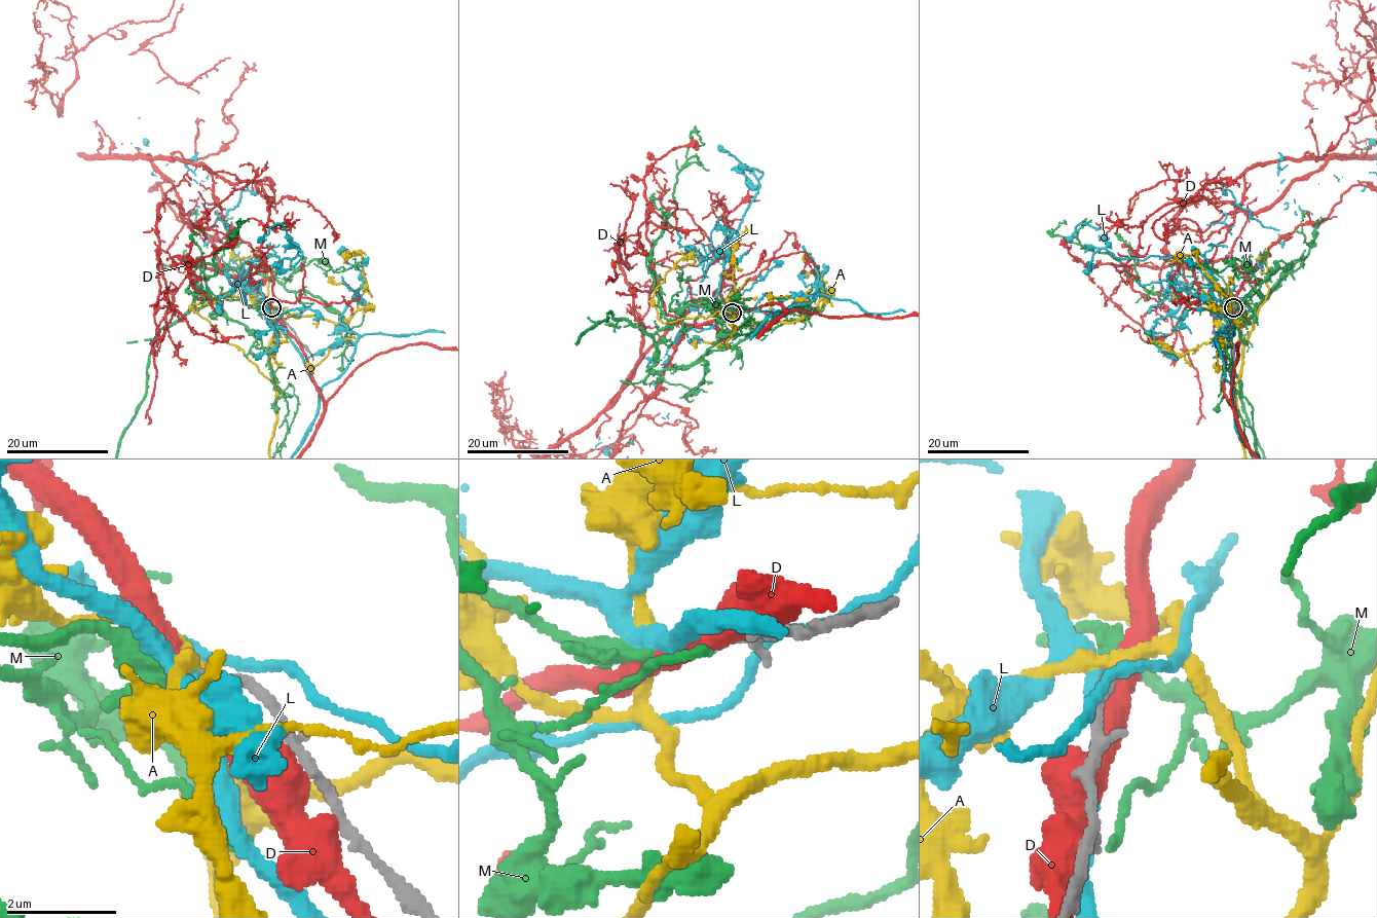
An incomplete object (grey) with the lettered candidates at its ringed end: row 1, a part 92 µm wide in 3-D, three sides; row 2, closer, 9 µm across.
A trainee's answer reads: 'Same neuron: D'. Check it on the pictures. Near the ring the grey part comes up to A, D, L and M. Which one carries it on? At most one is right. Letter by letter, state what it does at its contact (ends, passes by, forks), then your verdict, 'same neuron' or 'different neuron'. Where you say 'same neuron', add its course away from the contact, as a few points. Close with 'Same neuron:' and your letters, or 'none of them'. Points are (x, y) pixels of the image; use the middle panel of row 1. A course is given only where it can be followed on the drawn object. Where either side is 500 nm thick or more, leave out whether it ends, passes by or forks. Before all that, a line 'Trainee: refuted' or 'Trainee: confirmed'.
Trainee: refuted
A: it passes by; different neuron
D: it passes by; different neuron
L: it forks; different neuron
M: it ends; same neuron
Same neuron: M

